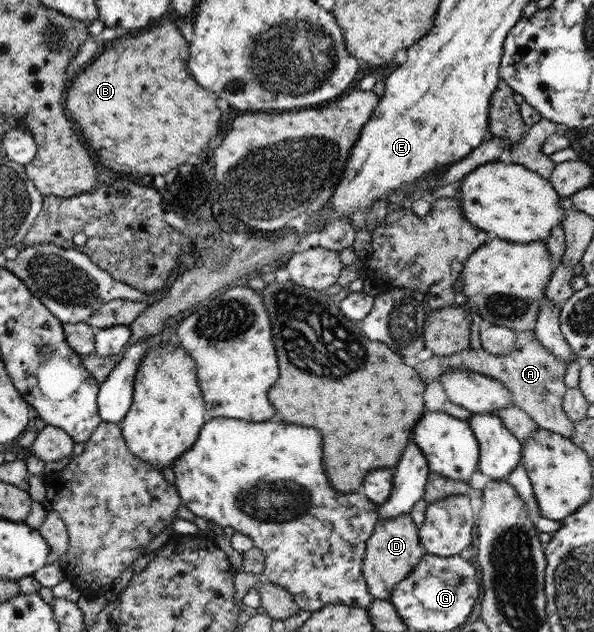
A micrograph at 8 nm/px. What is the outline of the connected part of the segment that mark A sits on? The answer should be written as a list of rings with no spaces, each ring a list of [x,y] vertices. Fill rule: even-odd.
[[[514,330],[514,332],[517,336],[517,340],[515,340],[517,344],[515,344],[513,352],[509,352],[509,354],[499,356],[499,354],[490,354],[483,348],[475,351],[468,347],[466,350],[447,357],[434,355],[428,360],[417,363],[414,368],[426,385],[432,384],[449,368],[471,370],[495,378],[510,389],[512,405],[524,410],[540,426],[540,429],[548,430],[571,440],[574,435],[574,423],[570,421],[563,410],[563,397],[567,391],[567,387],[564,385],[564,374],[566,374],[568,364],[556,360],[556,357],[539,343],[534,330]]]

